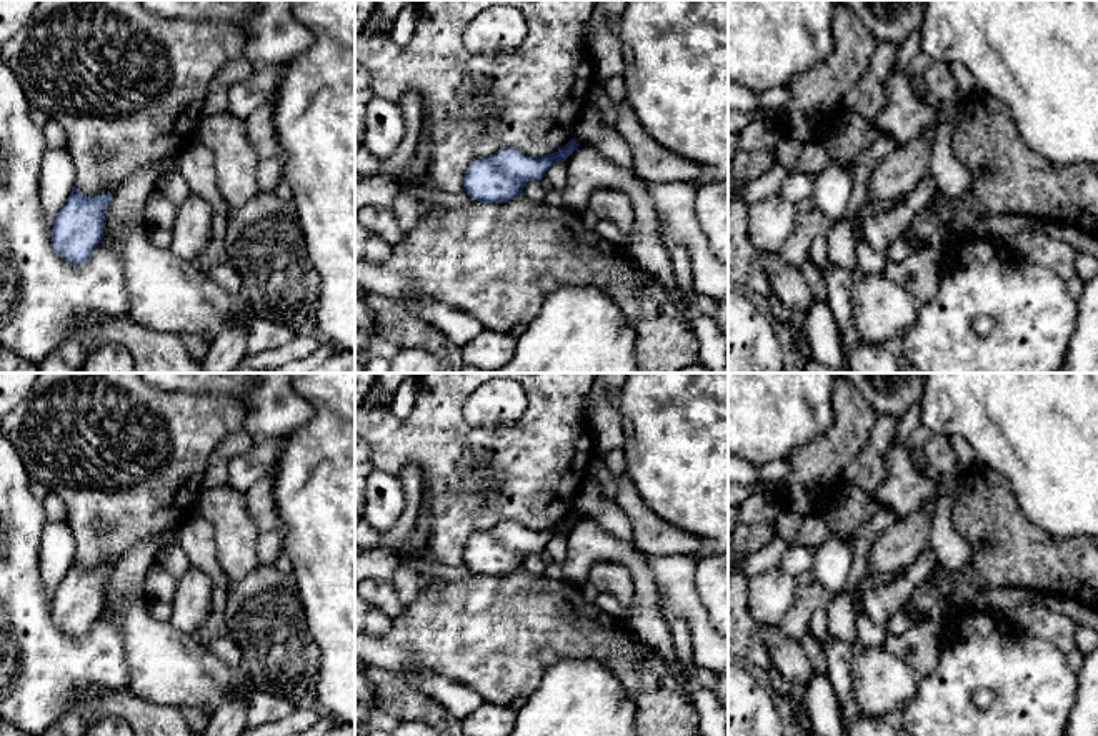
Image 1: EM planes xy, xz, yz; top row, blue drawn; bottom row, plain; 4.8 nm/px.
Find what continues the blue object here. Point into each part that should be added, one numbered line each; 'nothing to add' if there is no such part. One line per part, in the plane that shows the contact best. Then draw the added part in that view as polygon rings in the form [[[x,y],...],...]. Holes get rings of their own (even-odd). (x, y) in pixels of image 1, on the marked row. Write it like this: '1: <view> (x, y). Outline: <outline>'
nothing to add

